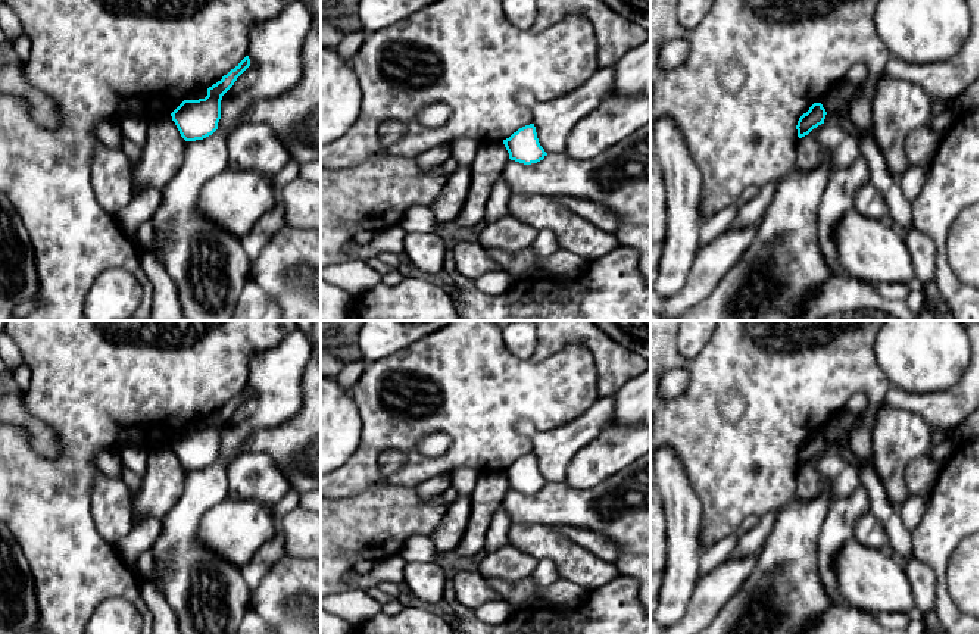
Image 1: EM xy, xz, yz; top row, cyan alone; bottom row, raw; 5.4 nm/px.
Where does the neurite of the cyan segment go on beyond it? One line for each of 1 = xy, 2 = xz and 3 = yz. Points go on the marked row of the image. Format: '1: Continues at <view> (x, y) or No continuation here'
1: No continuation here
2: No continuation here
3: No continuation here

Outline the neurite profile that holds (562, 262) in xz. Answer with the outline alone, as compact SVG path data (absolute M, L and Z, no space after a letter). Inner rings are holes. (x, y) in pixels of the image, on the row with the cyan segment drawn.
M531 247L515 254L509 254L496 249L486 249L486 252L491 260L500 265L500 271L508 272L515 279L528 277L539 269L544 269L552 275L577 277L587 268L590 262L562 249L556 250L543 260L536 257Z

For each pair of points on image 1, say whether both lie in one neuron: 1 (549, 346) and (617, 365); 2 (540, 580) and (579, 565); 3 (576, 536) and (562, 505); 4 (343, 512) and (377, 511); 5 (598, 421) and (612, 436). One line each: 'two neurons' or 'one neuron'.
1: one neuron
2: two neurons
3: two neurons
4: one neuron
5: two neurons

